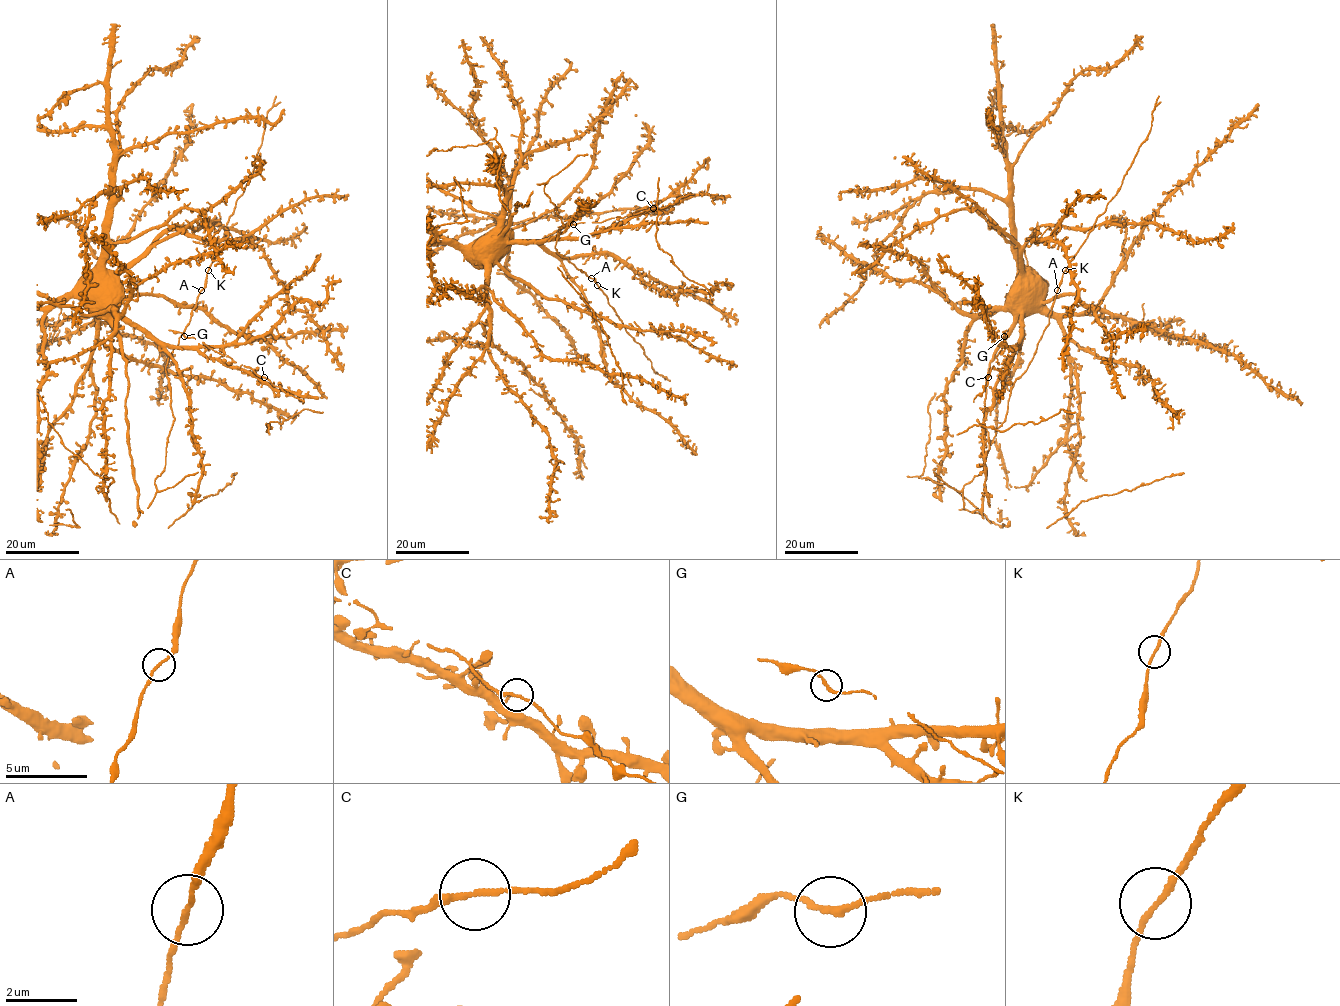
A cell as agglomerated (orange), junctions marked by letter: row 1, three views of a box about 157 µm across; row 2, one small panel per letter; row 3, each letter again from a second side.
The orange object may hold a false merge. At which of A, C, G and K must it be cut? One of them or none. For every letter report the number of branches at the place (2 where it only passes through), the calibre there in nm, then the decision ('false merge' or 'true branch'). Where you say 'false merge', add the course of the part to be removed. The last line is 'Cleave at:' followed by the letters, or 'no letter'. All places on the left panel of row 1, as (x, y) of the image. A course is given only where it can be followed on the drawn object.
A: 2 branches meet; 130 nm thick; true branch
C: 2 branches meet; 170 nm thick; true branch
G: 2 branches meet; 160 nm thick; false merge; foreign part runs (184, 336), (168, 330)
K: 2 branches meet; 150 nm thick; true branch
Cleave at: G

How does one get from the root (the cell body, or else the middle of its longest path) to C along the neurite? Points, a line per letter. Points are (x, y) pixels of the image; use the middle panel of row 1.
C: (495, 246), (506, 250), (510, 243), (585, 238), (598, 231), (632, 227), (646, 216), (644, 210), (653, 208)

